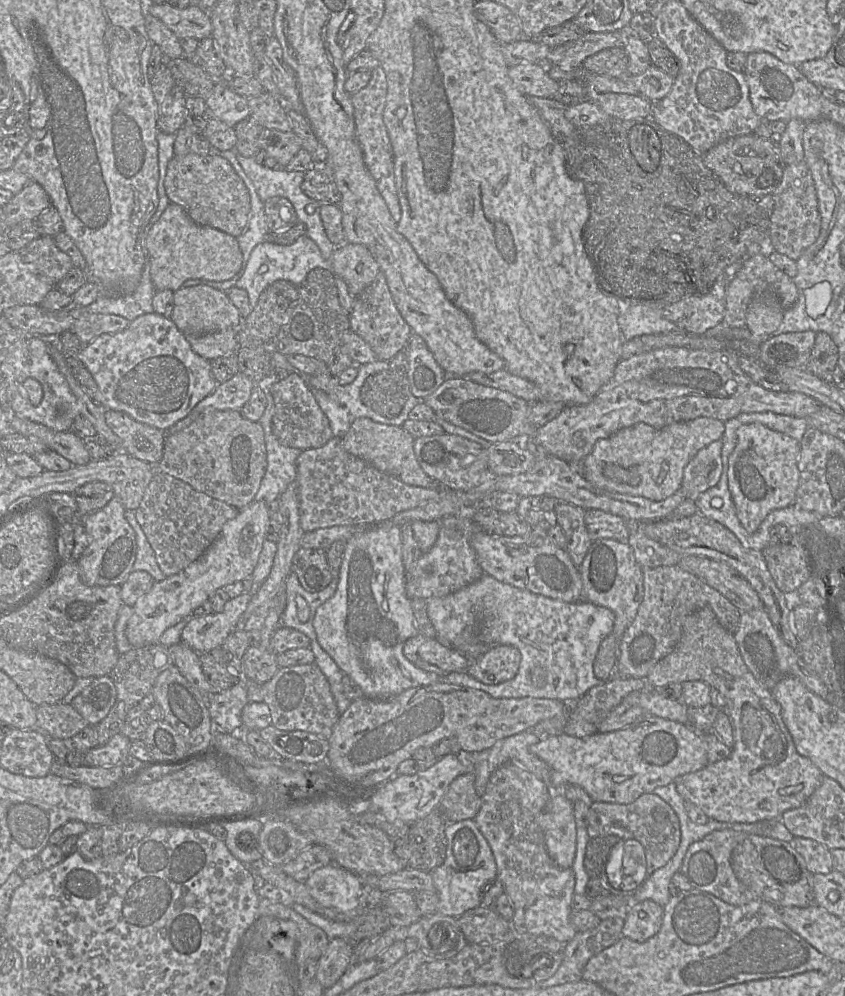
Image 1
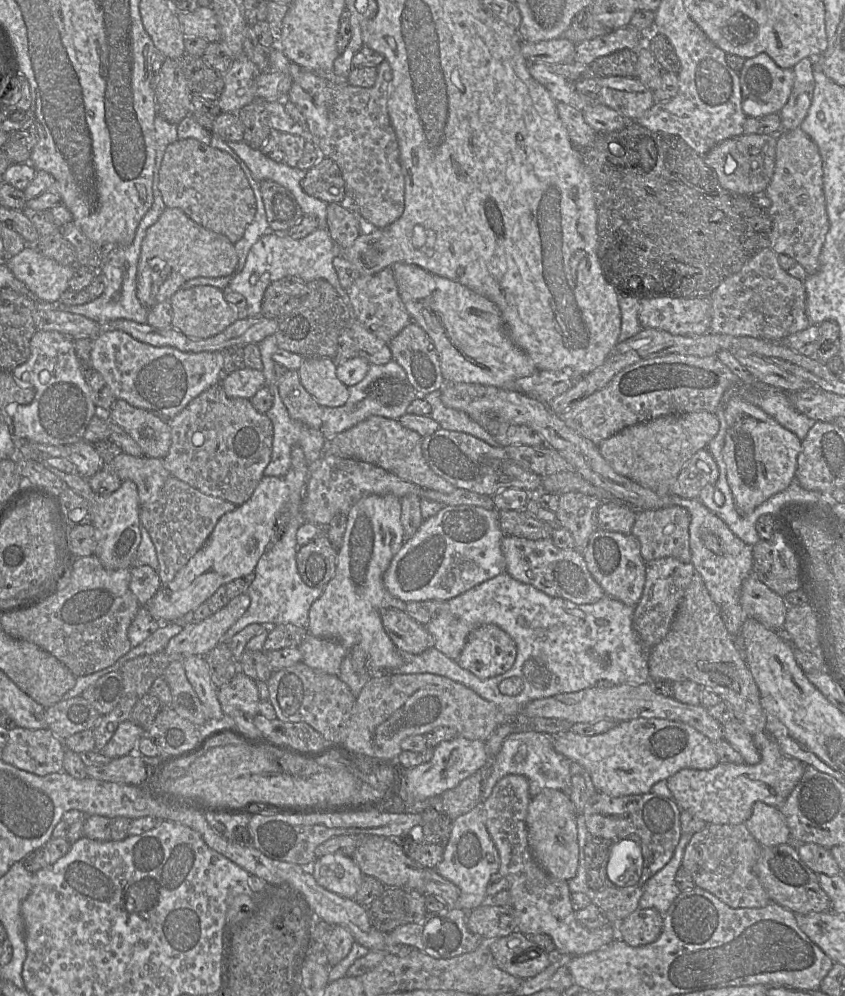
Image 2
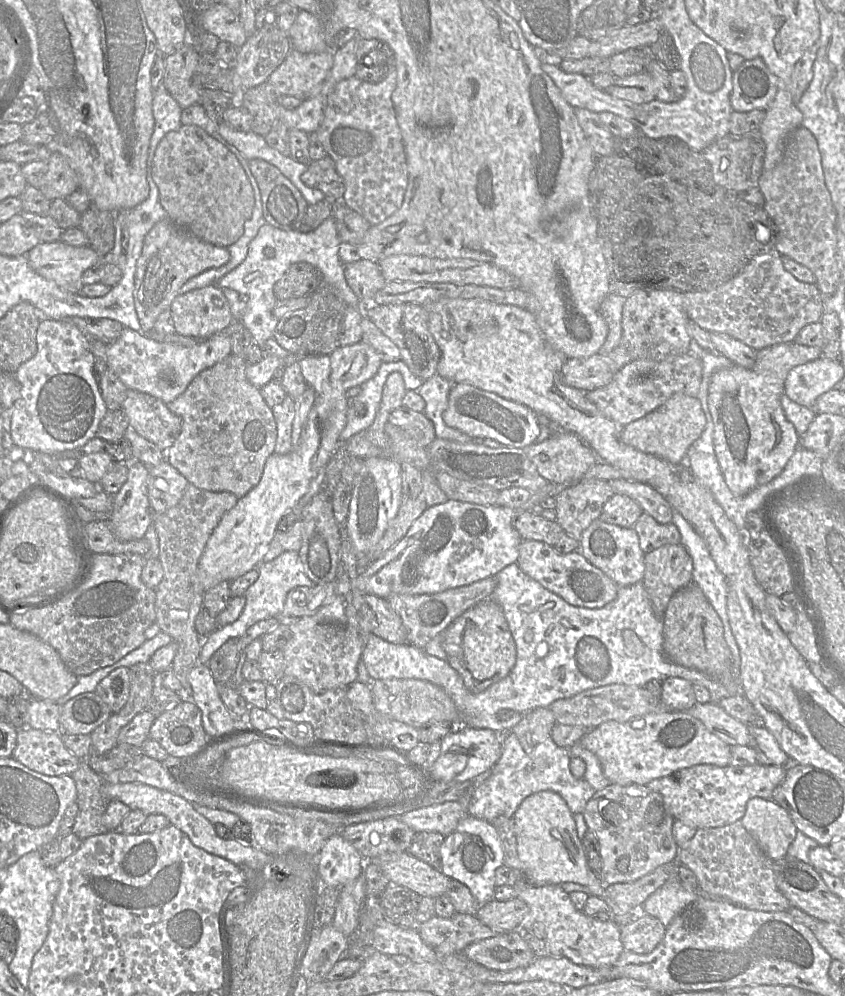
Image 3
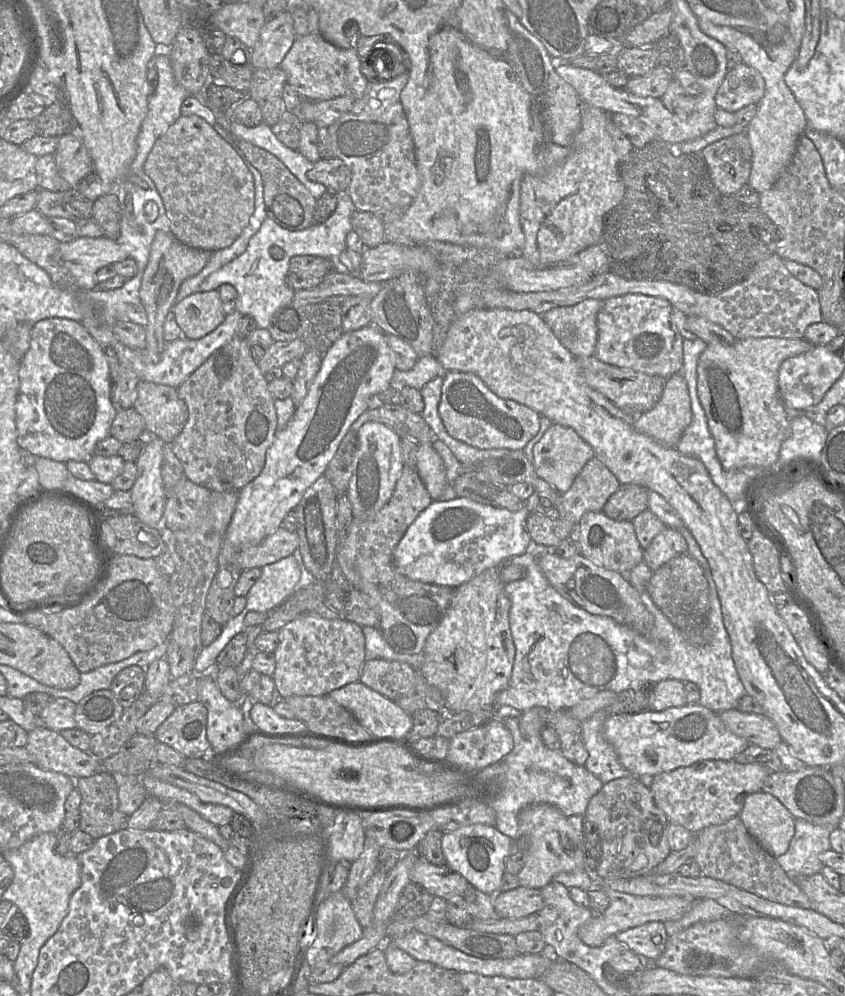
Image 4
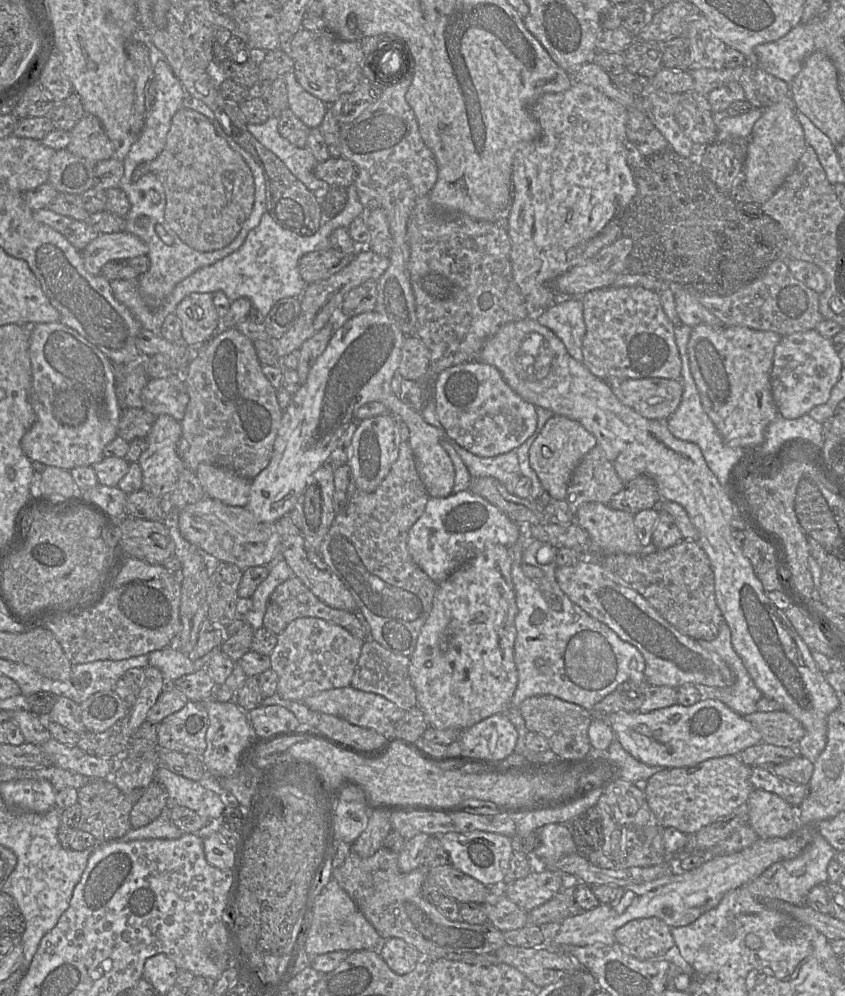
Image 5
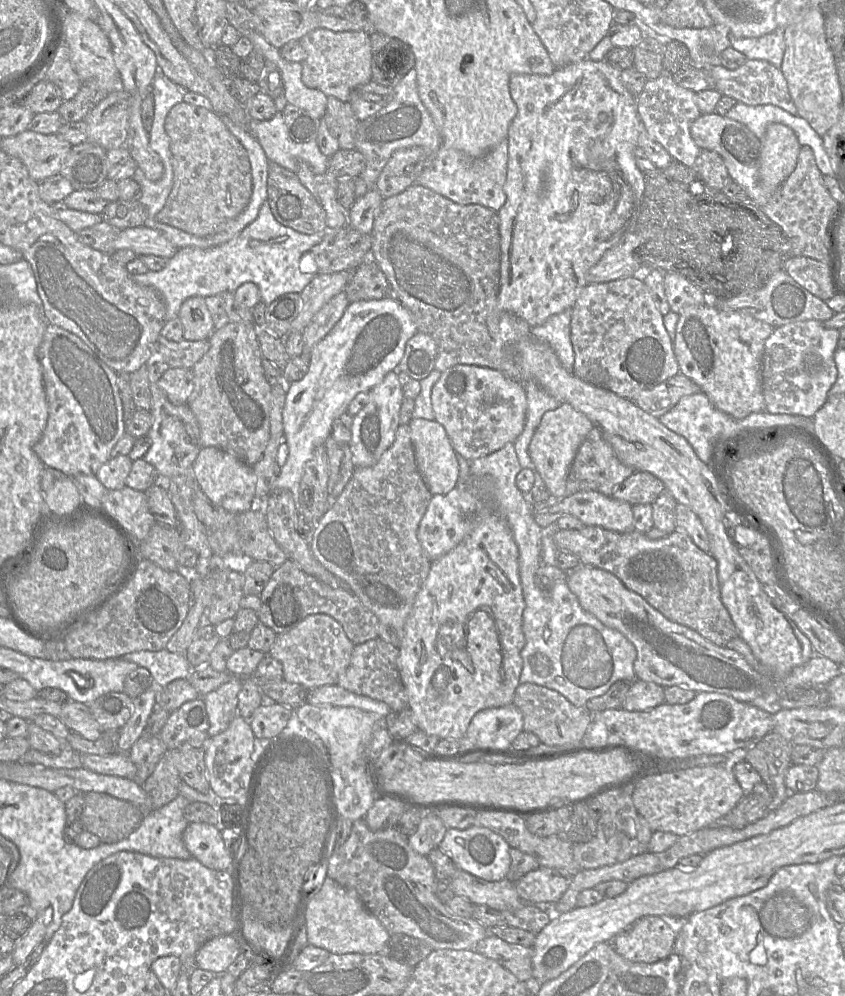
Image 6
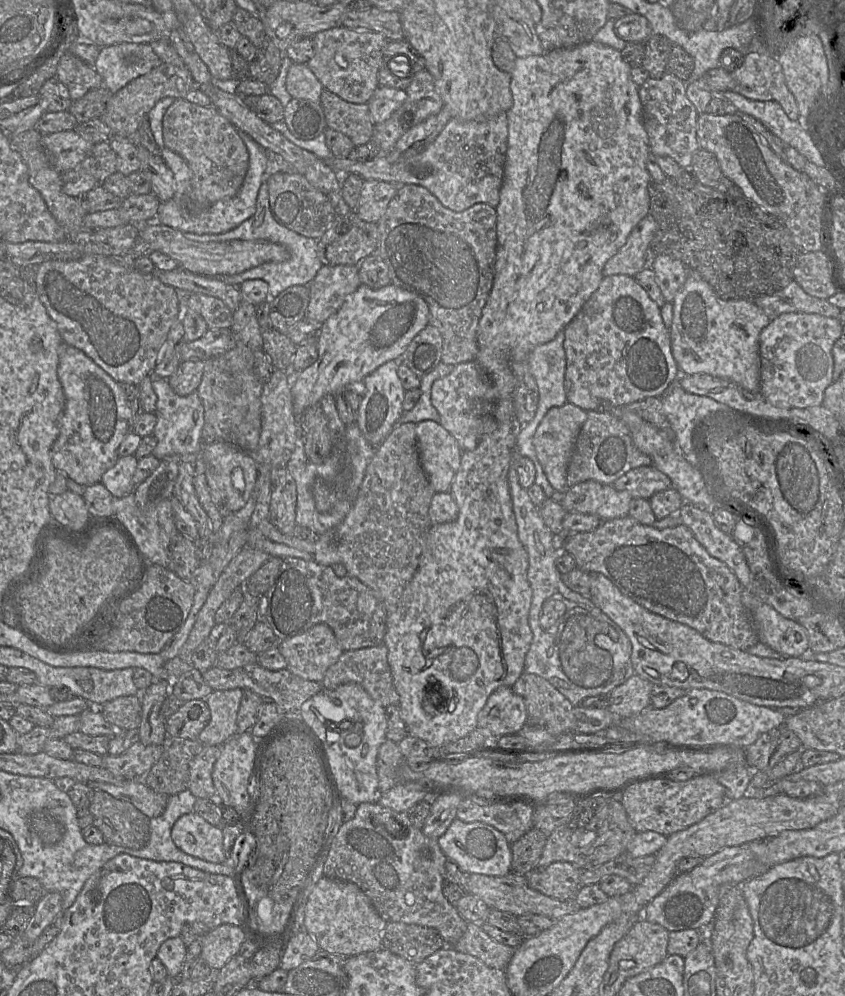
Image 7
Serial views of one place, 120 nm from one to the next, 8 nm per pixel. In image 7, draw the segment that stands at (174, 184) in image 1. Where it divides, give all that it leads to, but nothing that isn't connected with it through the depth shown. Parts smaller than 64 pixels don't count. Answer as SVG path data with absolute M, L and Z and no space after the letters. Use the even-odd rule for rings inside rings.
M176 99L163 117L163 137L166 147L182 156L193 173L186 195L186 208L202 213L220 201L233 198L240 191L249 168L249 152L238 130L213 106L203 107L185 99Z

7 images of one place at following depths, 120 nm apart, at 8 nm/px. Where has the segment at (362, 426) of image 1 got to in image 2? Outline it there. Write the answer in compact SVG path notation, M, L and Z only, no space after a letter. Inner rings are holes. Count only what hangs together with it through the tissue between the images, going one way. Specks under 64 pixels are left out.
M370 416L352 428L325 440L323 455L347 459L358 459L384 468L404 481L422 488L442 493L452 493L456 487L437 475L426 462L421 448L422 436L403 427L398 420L381 416Z

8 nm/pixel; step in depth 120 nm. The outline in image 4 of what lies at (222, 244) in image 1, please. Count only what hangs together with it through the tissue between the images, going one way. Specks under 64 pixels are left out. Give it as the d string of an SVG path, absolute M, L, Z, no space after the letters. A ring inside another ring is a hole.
M157 231L150 249L150 256L144 270L140 300L145 308L148 322L146 328L146 350L152 362L160 361L166 346L164 340L164 322L167 314L176 303L180 285L187 278L198 274L208 263L212 251L197 249L181 243L172 233Z

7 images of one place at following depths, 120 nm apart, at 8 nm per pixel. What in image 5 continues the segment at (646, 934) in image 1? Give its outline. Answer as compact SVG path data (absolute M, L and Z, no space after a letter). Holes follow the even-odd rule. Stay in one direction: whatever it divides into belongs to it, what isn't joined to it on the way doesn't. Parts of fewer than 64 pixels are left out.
M656 917L629 921L616 930L615 940L630 955L639 960L664 960L663 957L675 947L671 928Z

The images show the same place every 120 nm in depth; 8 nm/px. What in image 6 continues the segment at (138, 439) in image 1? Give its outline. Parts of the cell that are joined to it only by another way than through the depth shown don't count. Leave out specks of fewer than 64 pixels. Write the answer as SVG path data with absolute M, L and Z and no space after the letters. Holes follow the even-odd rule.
M165 368L158 386L173 405L187 404L194 389L193 372L185 368Z

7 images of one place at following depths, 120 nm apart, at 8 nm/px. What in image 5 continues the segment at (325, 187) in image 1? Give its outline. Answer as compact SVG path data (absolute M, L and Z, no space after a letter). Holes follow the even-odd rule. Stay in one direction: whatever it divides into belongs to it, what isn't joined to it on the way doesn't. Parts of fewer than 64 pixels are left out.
M330 157L328 160L318 163L314 168L314 175L324 181L328 186L348 188L354 184L358 175L358 167L344 157Z

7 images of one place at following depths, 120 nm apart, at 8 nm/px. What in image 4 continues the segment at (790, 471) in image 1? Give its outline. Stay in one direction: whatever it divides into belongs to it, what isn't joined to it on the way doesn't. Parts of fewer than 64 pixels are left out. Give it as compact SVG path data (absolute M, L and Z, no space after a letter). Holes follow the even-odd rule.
M774 337L738 339L731 346L707 345L697 364L697 395L715 442L717 457L724 469L771 467L777 461L780 447L789 437L788 413L778 388L778 369L784 360L806 353L811 347L805 339Z

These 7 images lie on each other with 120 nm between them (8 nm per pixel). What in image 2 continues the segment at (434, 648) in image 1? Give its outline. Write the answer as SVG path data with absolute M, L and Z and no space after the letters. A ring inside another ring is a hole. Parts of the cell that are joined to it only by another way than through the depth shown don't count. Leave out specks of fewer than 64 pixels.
M387 608L381 612L383 627L401 652L421 654L434 648L433 638L426 627L411 618L405 611Z

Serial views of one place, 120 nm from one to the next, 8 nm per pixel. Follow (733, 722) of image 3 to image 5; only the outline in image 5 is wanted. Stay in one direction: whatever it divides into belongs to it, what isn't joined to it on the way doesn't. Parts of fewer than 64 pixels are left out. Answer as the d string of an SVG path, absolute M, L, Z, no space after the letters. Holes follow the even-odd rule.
M784 710L754 712L743 716L760 733L763 743L796 748L805 735L803 725Z

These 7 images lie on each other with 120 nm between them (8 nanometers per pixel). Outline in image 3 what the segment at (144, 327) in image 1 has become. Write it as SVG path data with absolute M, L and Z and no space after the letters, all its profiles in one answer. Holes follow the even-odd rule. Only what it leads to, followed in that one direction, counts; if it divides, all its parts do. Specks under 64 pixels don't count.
M124 328L120 337L108 345L107 364L129 390L153 396L165 404L181 395L203 370L231 354L231 335L218 332L190 347L157 342L142 331Z

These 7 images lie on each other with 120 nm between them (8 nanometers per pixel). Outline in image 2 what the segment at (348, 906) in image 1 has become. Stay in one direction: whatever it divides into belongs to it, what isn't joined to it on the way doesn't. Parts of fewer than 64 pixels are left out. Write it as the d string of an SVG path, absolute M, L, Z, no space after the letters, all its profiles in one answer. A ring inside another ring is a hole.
M326 854L309 867L316 882L323 888L348 899L354 899L362 884L362 872L352 857Z

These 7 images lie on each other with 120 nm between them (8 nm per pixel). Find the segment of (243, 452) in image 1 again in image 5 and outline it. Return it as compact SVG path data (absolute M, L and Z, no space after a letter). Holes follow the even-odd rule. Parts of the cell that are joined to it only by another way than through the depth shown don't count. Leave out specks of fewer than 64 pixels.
M235 328L215 333L194 350L182 375L189 402L181 420L182 432L177 452L186 468L195 472L200 463L207 463L253 480L270 463L283 413L276 398L276 389L262 372L254 342Z

